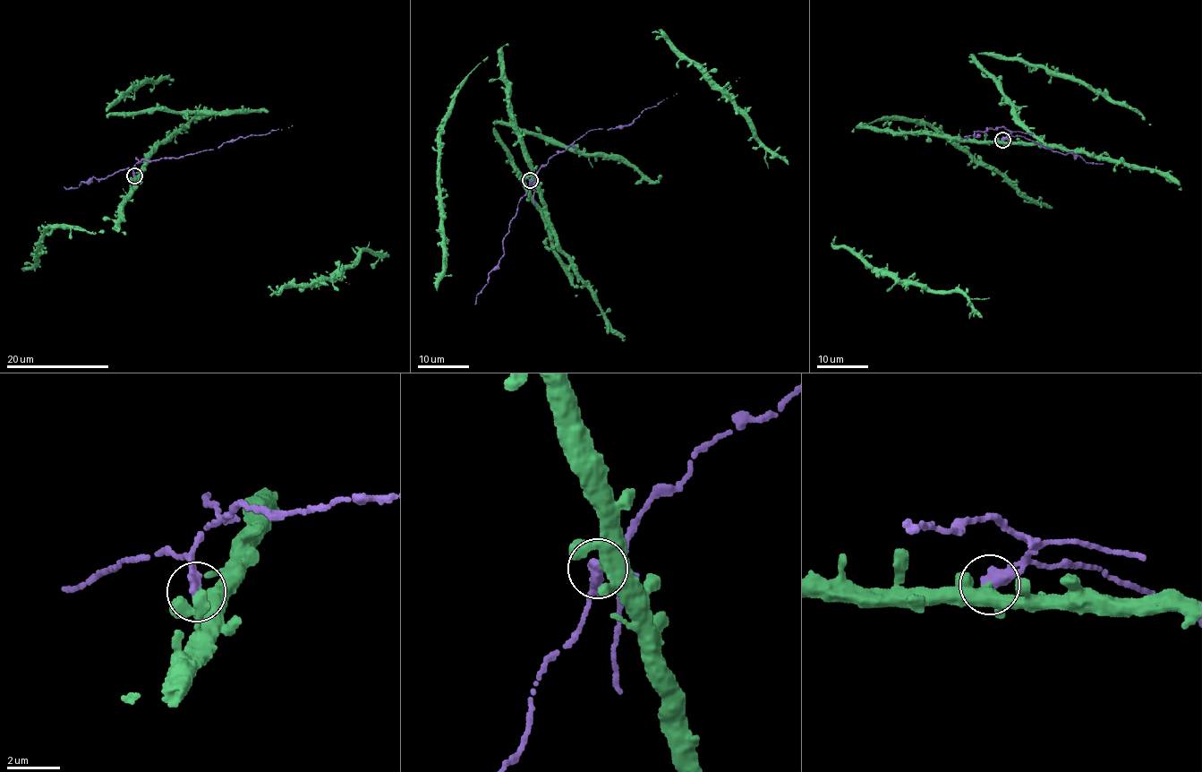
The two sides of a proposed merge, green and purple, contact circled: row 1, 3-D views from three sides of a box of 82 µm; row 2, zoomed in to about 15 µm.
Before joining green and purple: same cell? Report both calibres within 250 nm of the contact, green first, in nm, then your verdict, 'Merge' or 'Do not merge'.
Thickness 400 nm (green) against 480 nm. Do not merge

